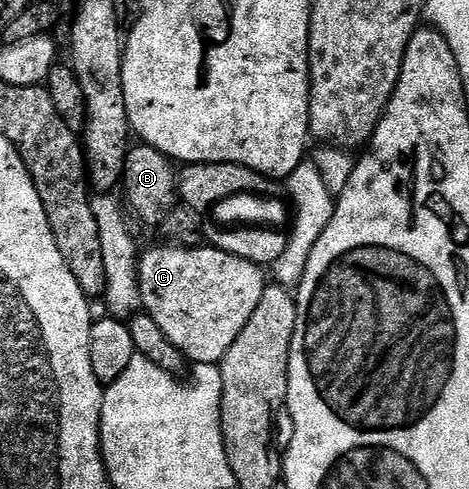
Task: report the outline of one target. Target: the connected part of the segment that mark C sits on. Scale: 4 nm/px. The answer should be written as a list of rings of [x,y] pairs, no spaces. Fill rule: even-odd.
[[[162,246],[151,248],[138,257],[139,264],[139,302],[142,311],[153,318],[161,328],[161,334],[192,365],[219,364],[225,358],[229,346],[237,342],[237,334],[245,330],[245,322],[253,318],[257,302],[265,287],[264,269],[245,258],[225,252],[221,248],[200,246],[198,248],[180,248]]]

